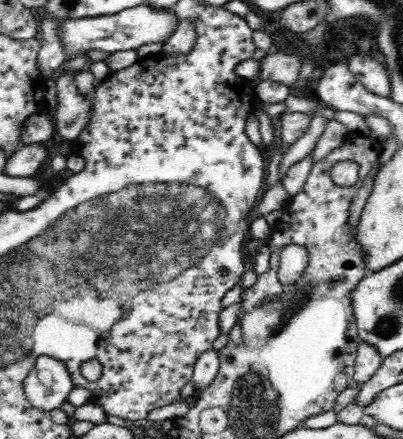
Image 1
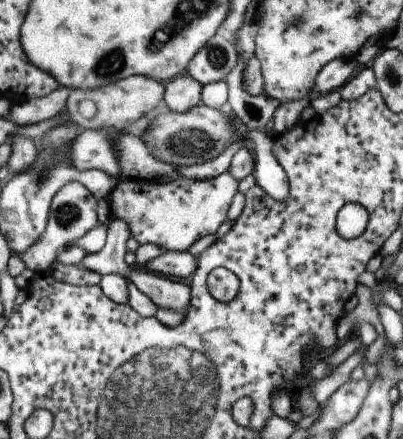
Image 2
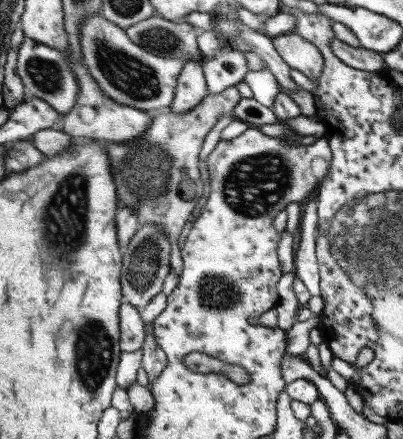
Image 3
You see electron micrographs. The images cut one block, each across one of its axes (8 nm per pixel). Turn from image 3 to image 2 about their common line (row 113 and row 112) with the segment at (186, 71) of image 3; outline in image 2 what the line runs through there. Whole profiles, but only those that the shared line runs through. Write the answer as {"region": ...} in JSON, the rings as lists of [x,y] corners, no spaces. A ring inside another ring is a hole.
{"region":[[[187,74],[177,76],[169,82],[163,84],[165,92],[163,92],[163,106],[169,112],[175,114],[183,114],[195,106],[201,104],[201,84],[195,82],[193,78],[189,78]]]}

